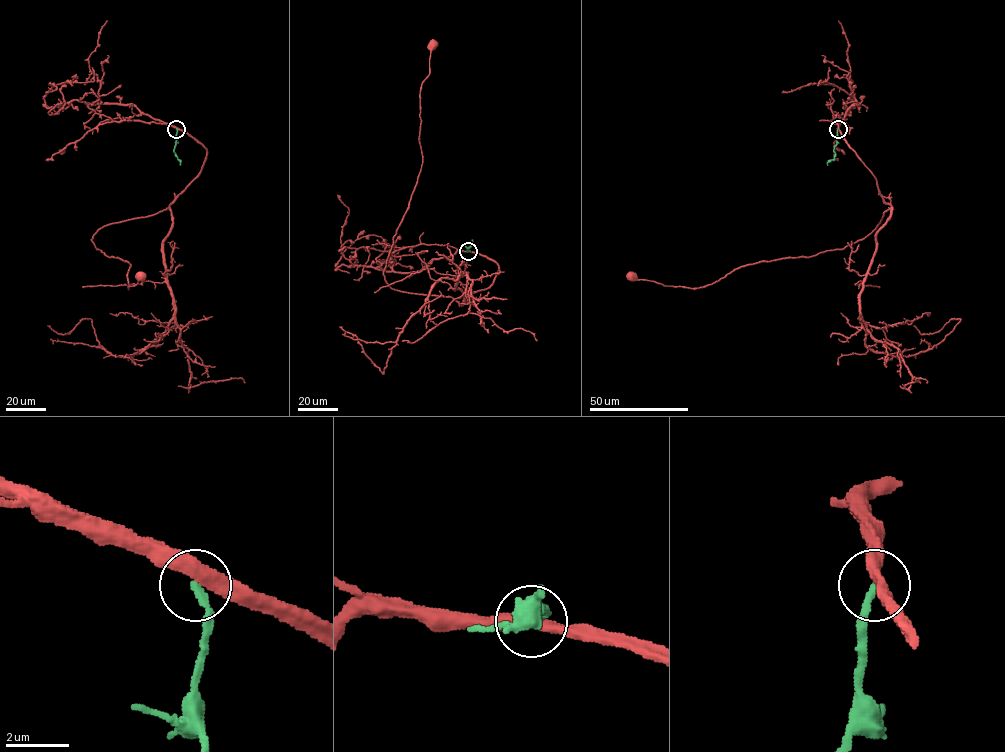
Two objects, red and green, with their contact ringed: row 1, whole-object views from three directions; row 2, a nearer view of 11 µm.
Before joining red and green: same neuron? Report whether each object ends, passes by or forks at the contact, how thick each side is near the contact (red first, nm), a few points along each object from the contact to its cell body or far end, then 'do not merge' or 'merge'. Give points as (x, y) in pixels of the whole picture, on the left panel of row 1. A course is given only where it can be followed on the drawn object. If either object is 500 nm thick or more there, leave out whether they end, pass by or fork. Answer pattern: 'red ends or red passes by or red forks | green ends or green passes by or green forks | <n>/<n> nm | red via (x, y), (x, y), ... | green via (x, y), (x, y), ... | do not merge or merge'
red passes by | green ends | 400/240 nm | red via (176, 129), (206, 150), (196, 178), (169, 207), (103, 225), (91, 239), (130, 264), (128, 288), (142, 277) | green via (176, 129), (174, 150), (180, 165) | do not merge

